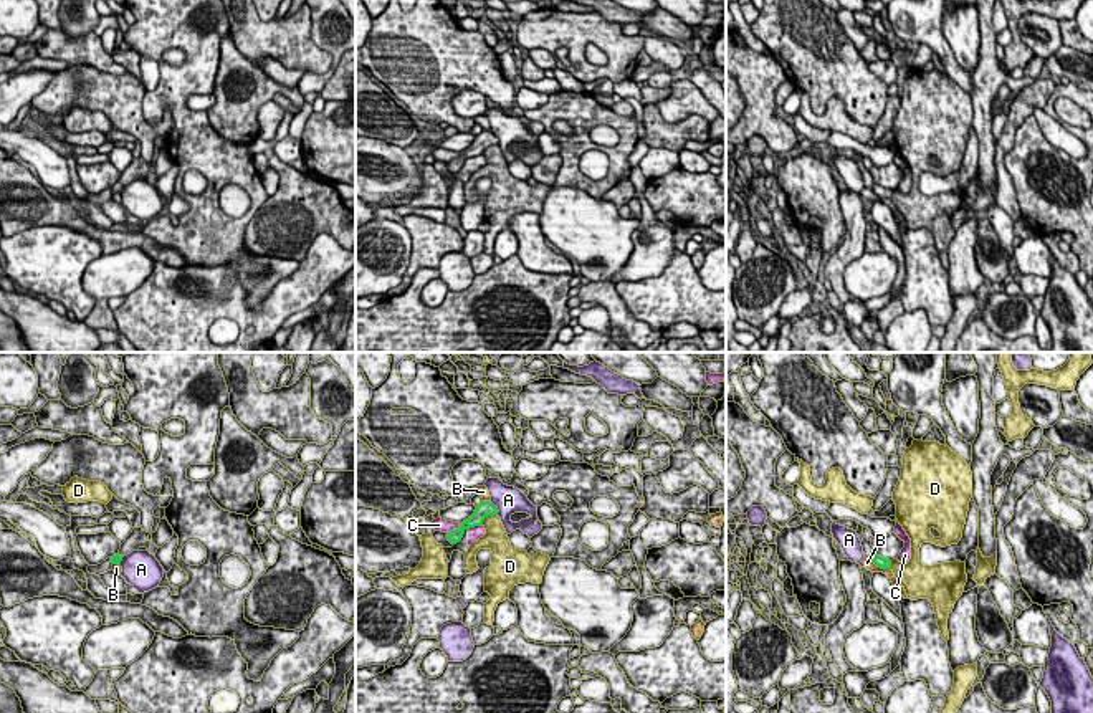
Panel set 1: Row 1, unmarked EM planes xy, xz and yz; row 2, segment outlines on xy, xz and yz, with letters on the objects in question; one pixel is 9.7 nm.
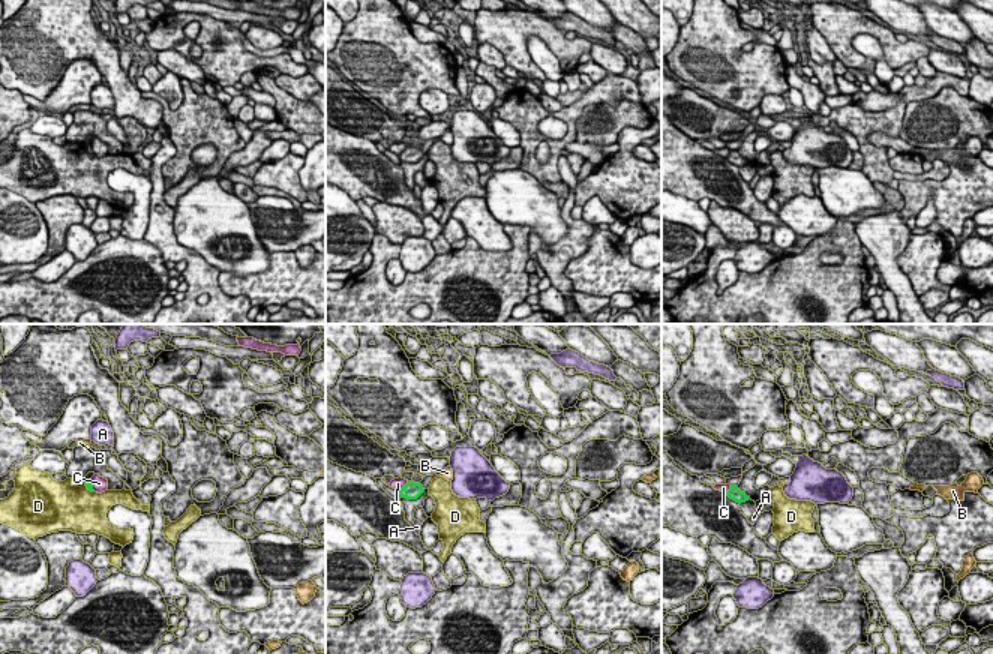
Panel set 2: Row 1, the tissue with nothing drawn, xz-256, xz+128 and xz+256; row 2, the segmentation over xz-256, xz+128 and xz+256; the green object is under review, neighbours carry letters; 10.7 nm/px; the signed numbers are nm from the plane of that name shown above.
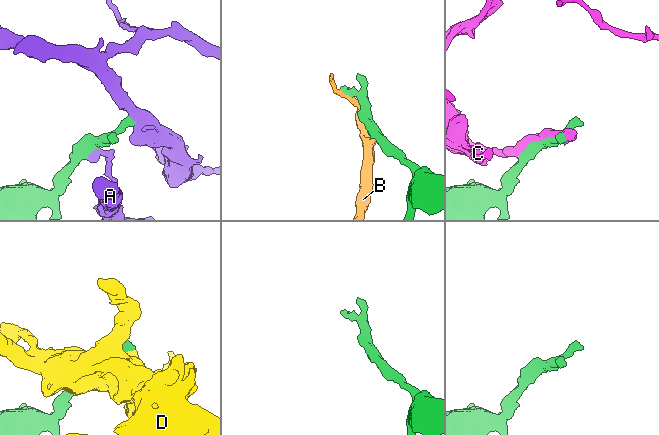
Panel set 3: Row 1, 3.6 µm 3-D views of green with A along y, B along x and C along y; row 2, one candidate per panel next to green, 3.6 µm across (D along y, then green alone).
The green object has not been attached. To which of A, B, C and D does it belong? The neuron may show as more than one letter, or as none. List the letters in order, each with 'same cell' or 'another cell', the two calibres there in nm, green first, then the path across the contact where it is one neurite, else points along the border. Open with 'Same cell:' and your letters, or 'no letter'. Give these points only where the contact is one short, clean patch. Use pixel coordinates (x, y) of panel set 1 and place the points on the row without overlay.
Same cell: no letter
A: another cell; calibres 160 and 280 nm
B: another cell; calibres 120 and 100 nm; border yz (872, 189), (878, 196), (890, 199)
C: another cell; calibres 130 and 130 nm
D: another cell; calibres 160 and 220 nm

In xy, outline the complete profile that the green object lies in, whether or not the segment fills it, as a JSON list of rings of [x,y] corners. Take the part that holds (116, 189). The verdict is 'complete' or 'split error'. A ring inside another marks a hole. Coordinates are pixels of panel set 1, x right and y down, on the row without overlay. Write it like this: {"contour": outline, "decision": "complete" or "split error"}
{"contour": [[[134,157],[132,162],[126,167],[126,170],[121,174],[121,179],[117,184],[111,187],[112,194],[121,194],[122,187],[131,184],[132,180],[137,180],[139,177],[147,177],[150,179],[150,170],[149,170],[147,160],[141,157]]], "decision": "split error"}

